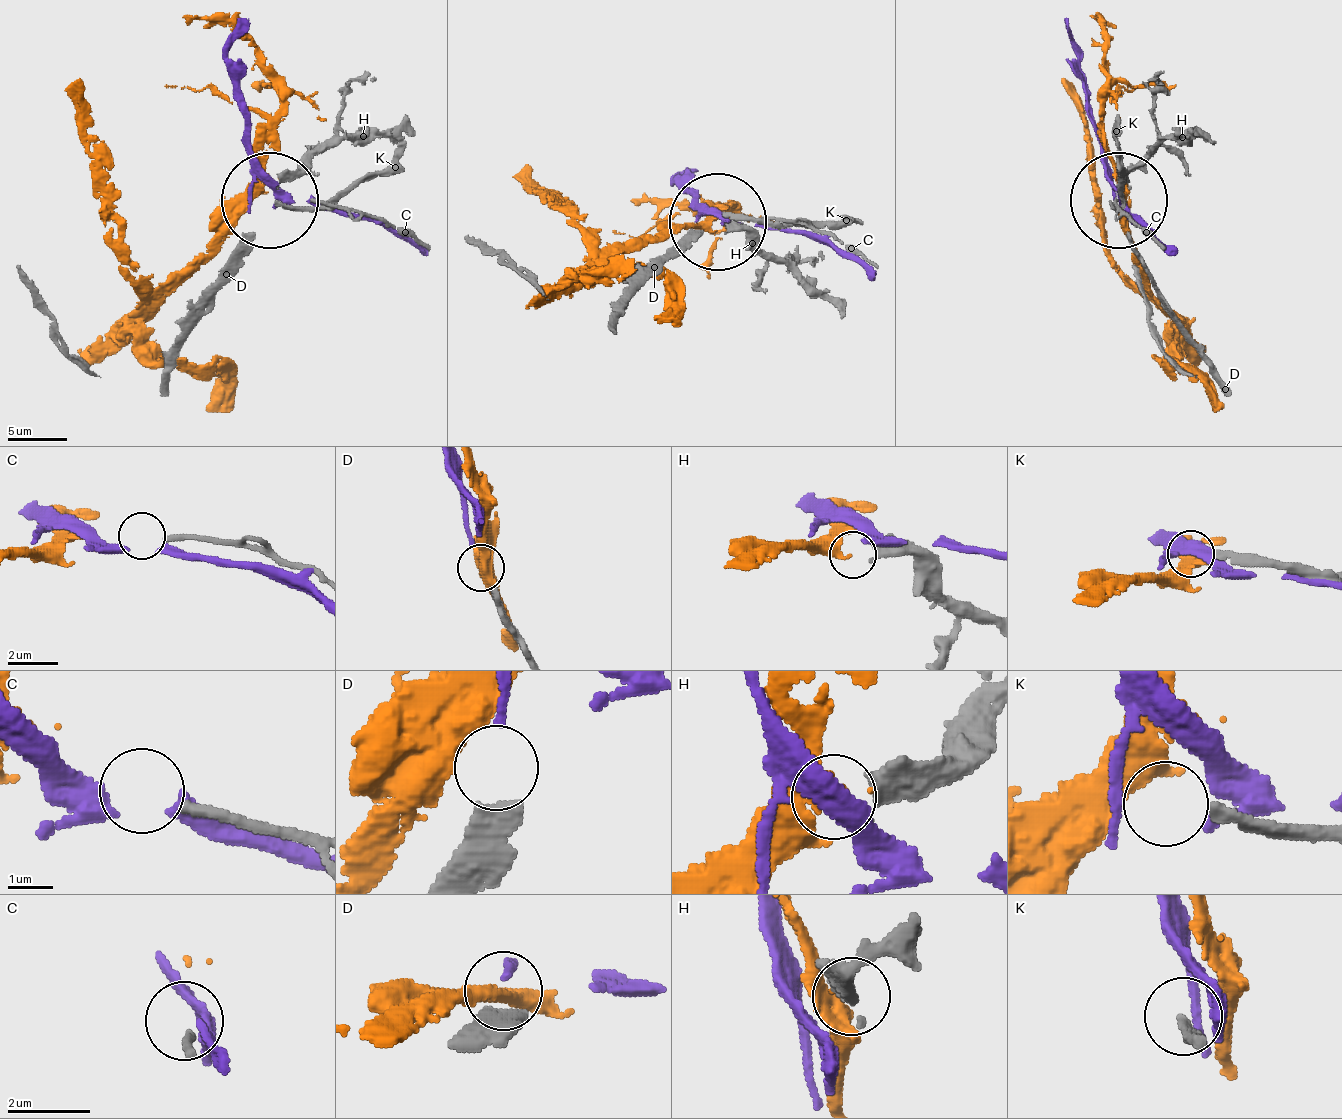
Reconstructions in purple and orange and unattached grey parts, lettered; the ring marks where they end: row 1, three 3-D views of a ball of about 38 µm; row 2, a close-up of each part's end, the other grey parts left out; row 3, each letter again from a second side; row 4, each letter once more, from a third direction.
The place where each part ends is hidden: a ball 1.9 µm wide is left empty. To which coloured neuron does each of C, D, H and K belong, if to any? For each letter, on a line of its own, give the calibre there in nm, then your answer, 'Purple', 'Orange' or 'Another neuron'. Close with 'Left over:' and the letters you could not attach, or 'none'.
C: Thickness 240 nm. Another neuron
D: Thickness 460 nm. Another neuron
H: Thickness 550 nm. Orange
K: Thickness 260 nm. Another neuron
Left over: C, D, K

